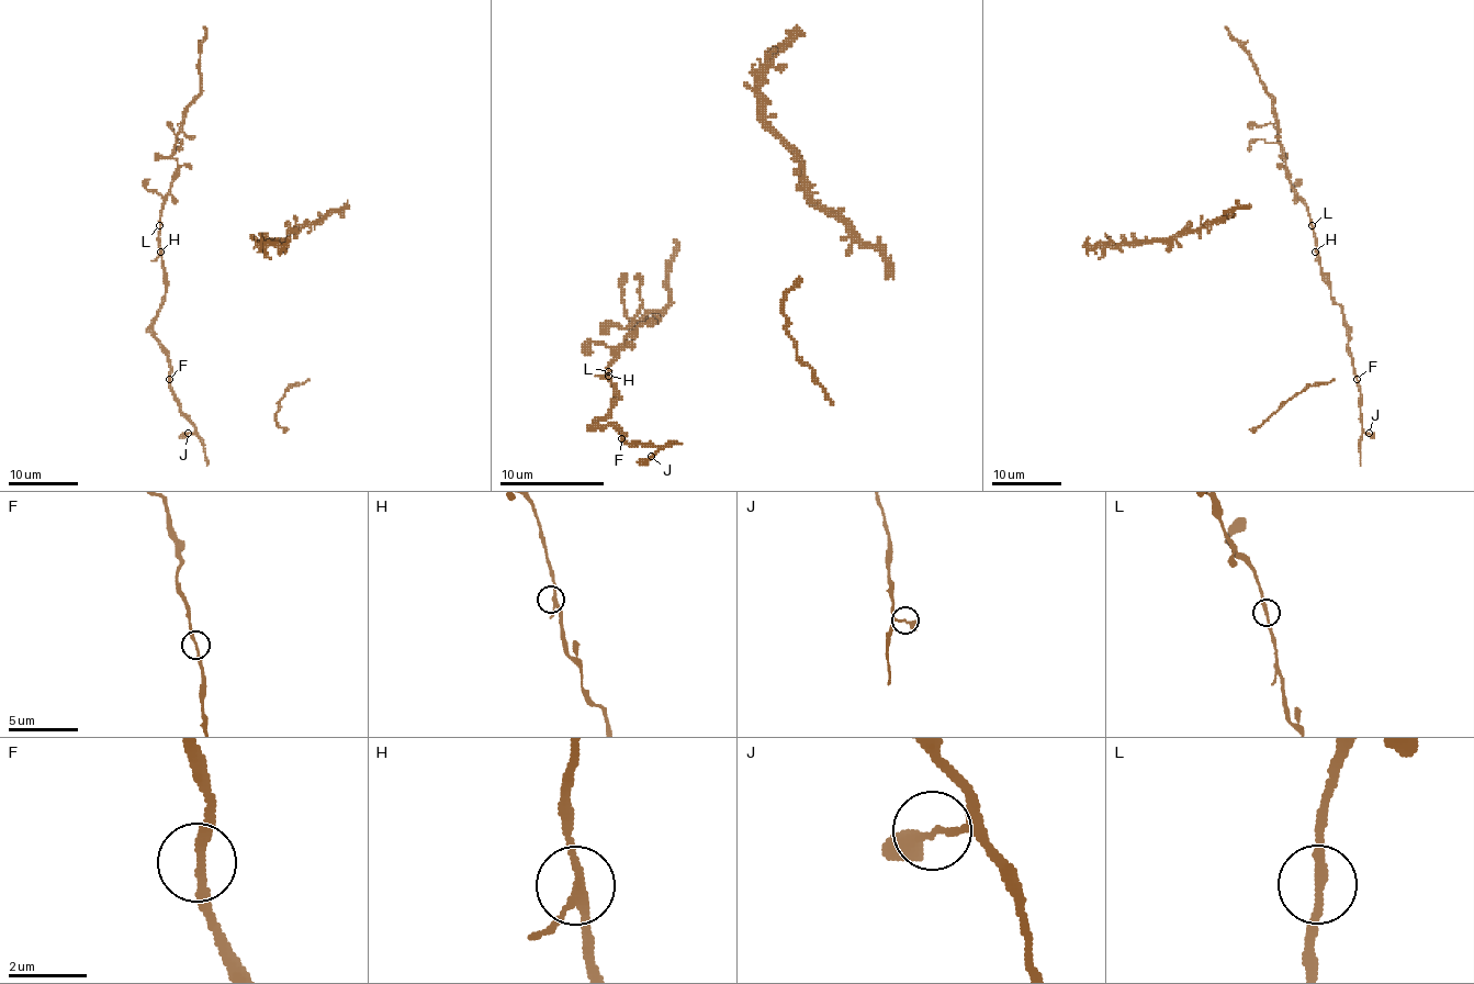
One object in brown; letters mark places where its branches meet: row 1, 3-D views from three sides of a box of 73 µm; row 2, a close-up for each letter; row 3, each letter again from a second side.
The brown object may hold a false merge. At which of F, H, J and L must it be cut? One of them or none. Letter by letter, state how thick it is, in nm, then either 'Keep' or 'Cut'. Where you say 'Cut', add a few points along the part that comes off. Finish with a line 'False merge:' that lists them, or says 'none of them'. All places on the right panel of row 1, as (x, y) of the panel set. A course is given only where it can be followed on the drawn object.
F: Thickness 240 nm. Keep
H: Thickness 200 nm. Keep
J: Thickness 240 nm. Keep
L: Thickness 240 nm. Keep
False merge: none of them

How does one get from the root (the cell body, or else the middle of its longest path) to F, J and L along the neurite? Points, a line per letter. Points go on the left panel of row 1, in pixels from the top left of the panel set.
F: (161, 252), (165, 299), (153, 325), (153, 335), (167, 356), (169, 379)
J: (161, 252), (165, 299), (153, 335), (167, 356), (170, 391), (179, 412), (194, 427), (188, 433)
L: (161, 252), (160, 226)

